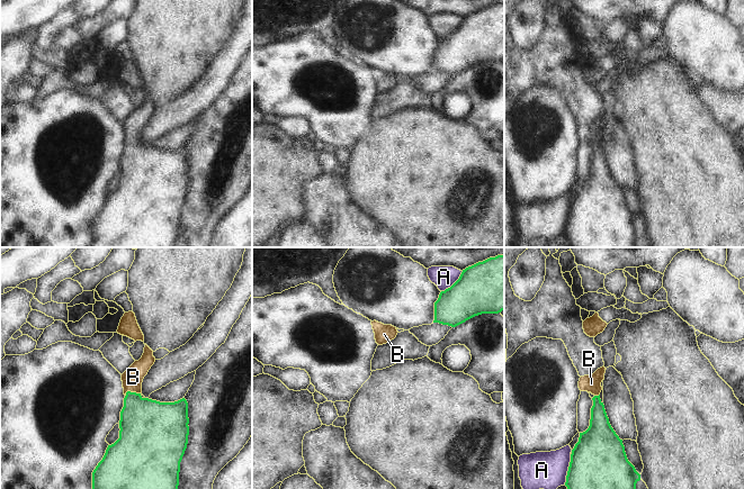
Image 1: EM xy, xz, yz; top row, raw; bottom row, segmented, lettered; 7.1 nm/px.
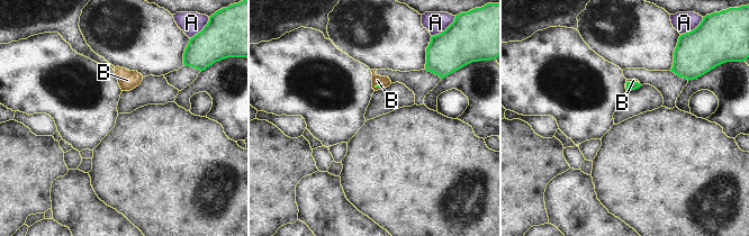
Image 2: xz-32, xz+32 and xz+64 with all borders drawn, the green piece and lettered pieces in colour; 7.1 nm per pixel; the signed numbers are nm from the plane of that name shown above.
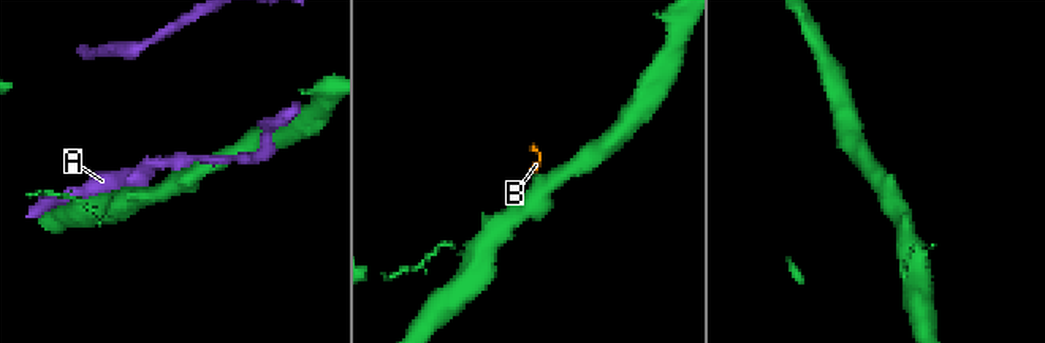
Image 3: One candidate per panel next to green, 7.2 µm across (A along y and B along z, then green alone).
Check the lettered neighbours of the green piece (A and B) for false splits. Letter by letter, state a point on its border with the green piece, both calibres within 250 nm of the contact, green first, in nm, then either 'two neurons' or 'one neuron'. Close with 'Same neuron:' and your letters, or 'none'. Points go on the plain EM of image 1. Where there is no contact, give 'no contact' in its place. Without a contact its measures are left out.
A: yz (568, 217) | 480/280 nm | two neurons
B: xy (130, 139) | 360/150 nm | one neuron
Same neuron: B

